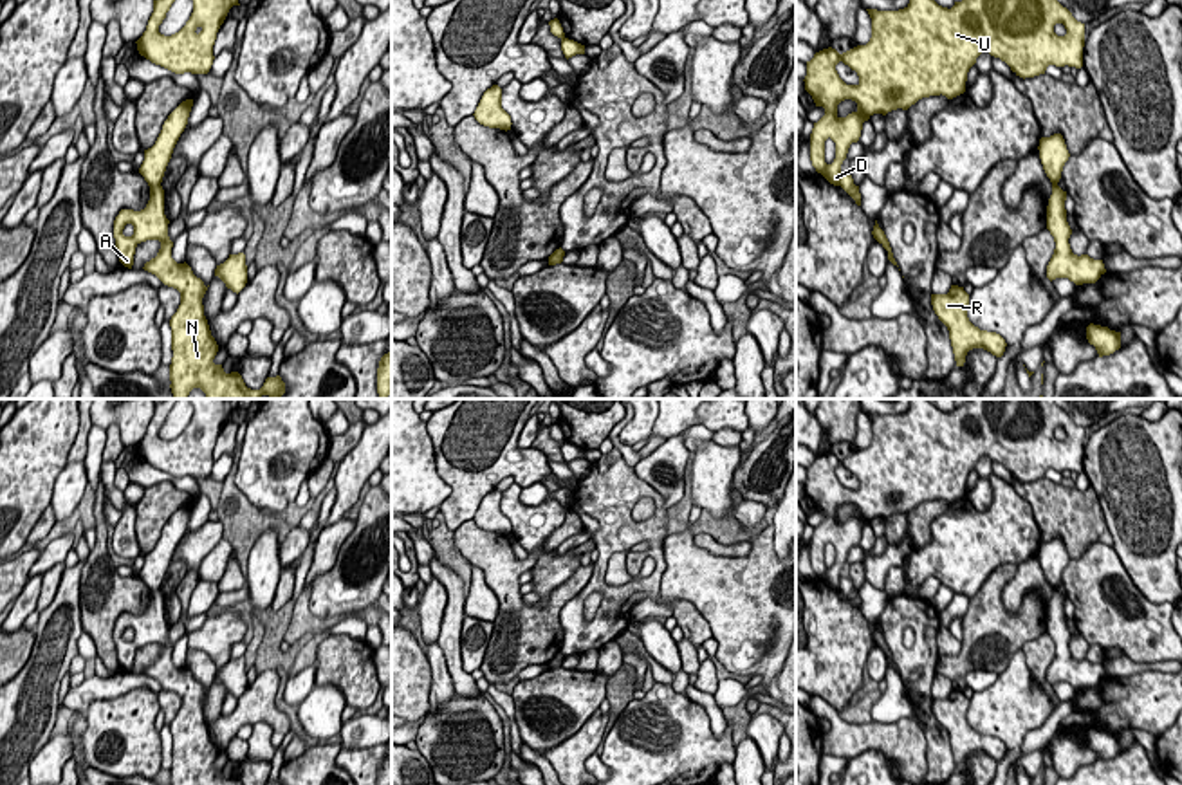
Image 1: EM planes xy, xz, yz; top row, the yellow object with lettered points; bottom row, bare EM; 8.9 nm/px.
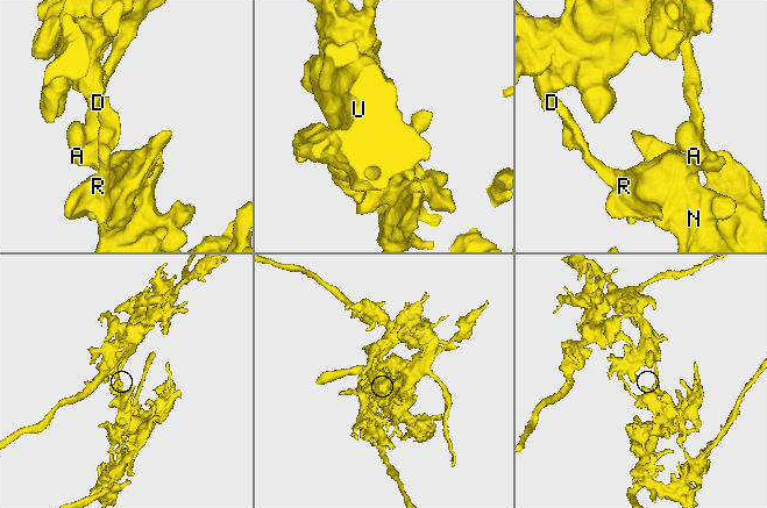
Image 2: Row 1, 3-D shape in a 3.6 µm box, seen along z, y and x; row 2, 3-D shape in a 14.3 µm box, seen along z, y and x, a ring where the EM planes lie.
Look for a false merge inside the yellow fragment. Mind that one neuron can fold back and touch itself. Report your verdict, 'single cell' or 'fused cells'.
fused cells

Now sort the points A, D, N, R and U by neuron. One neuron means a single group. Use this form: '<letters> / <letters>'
A N R / D U

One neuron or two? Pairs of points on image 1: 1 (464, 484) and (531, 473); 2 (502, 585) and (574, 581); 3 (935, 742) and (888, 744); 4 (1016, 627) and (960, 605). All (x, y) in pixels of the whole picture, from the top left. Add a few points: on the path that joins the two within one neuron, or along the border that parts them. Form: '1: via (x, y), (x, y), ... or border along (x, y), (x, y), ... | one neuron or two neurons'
1: via (480, 482), (495, 470), (515, 470) | one neuron
2: via (518, 605), (526, 612), (545, 612), (556, 601) | one neuron
3: border along (923, 729), (928, 766) | two neurons
4: border along (969, 598), (969, 607), (962, 614) | two neurons

